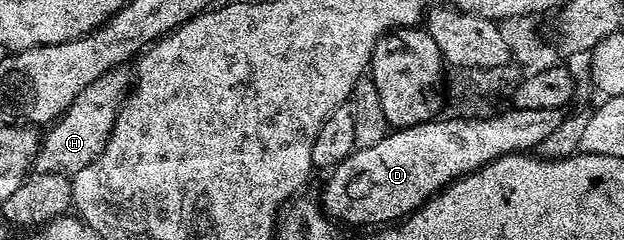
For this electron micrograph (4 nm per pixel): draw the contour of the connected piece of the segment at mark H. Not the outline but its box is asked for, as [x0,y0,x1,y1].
[34,68,129,175]

